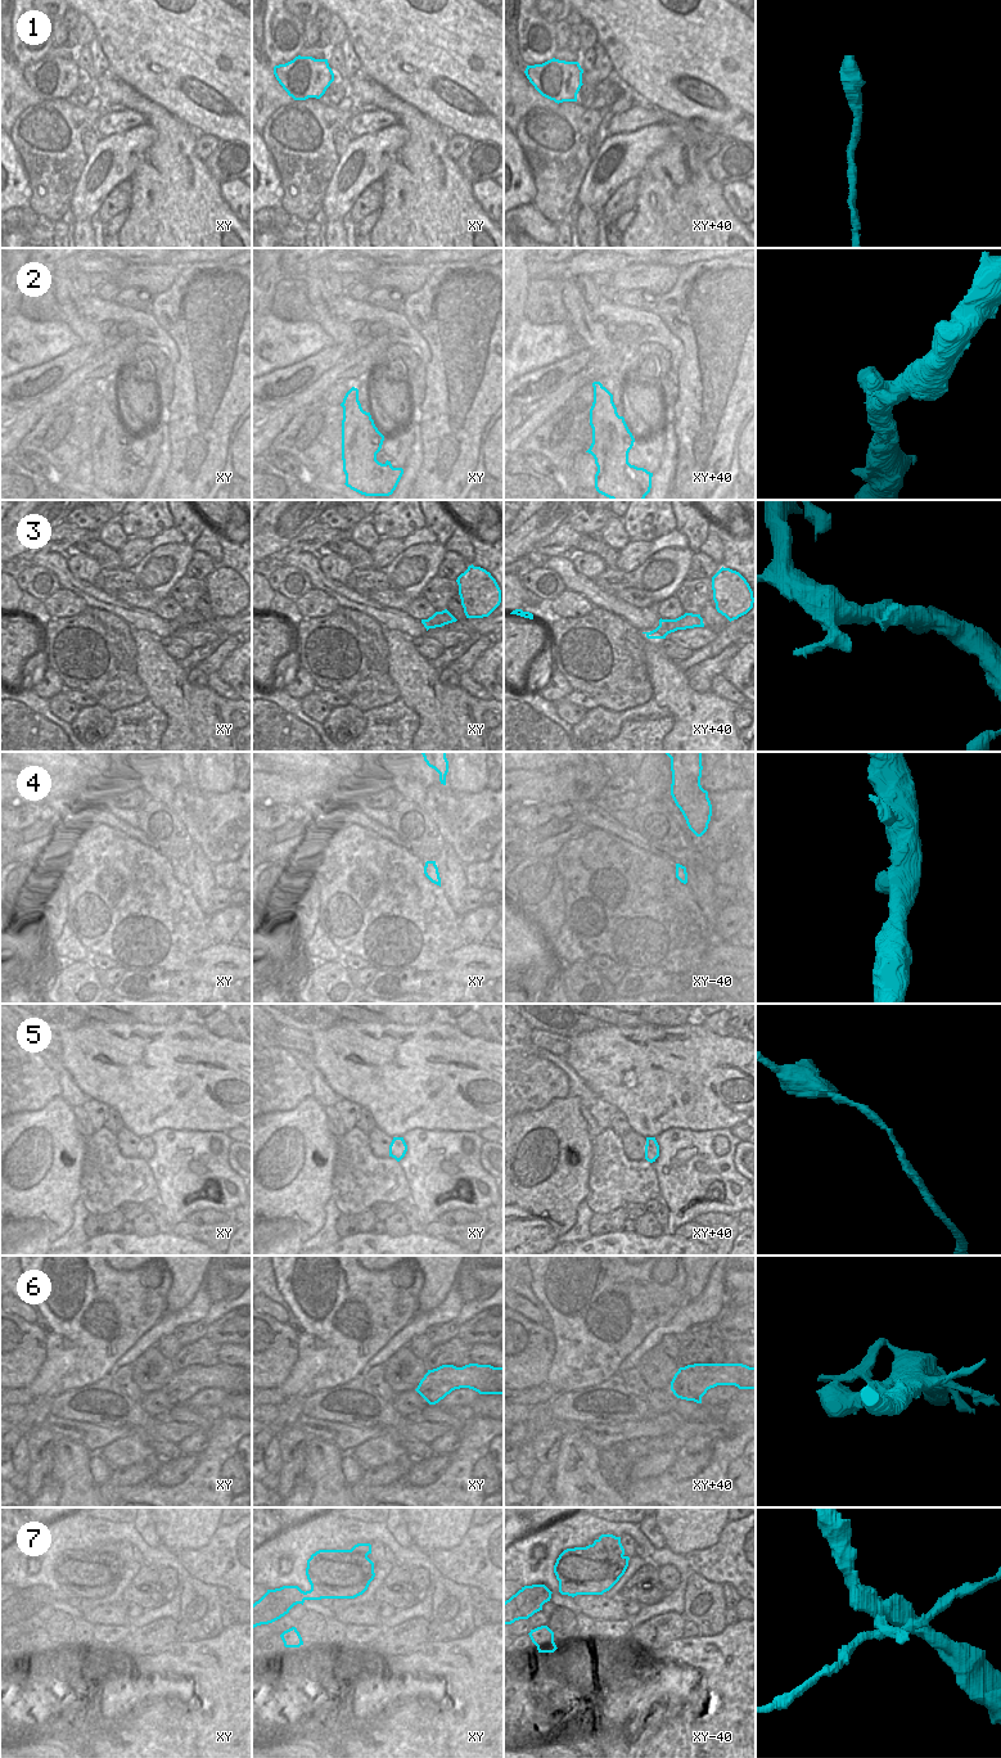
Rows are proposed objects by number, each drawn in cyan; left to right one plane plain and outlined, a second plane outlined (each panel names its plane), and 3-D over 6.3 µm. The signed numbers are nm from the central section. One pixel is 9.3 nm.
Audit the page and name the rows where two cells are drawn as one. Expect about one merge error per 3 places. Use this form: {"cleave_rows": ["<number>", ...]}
{"cleave_rows": ["1", "7"]}

